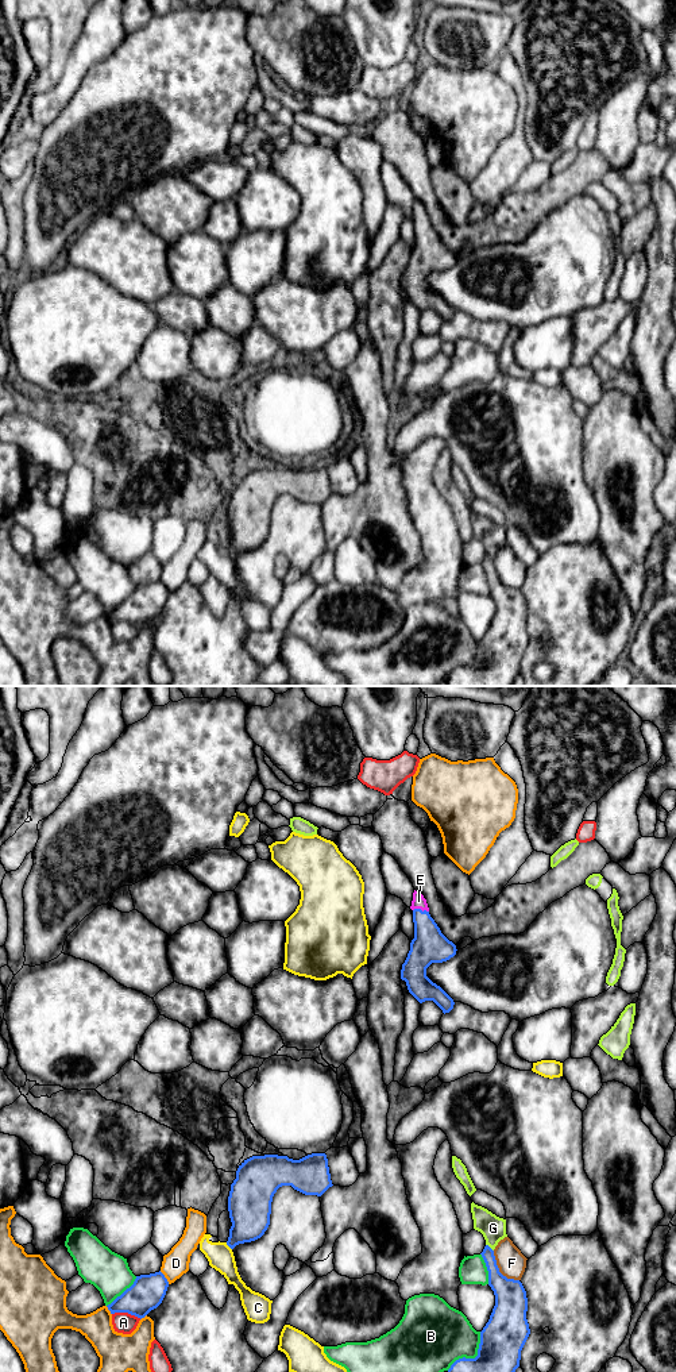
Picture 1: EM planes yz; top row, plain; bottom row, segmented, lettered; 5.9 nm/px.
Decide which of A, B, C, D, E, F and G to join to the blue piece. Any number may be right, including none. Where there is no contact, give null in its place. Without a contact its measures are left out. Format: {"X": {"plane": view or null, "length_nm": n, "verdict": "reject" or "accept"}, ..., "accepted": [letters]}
{"A": {"plane": "yz", "length_nm": 180, "verdict": "reject"}, "B": {"plane": "yz", "length_nm": 300, "verdict": "reject"}, "C": {"plane": "yz", "length_nm": 60, "verdict": "reject"}, "D": {"plane": "yz", "length_nm": 100, "verdict": "reject"}, "E": {"plane": "yz", "length_nm": 100, "verdict": "accept"}, "F": {"plane": "yz", "length_nm": 240, "verdict": "reject"}, "G": {"plane": "yz", "length_nm": 60, "verdict": "reject"}, "accepted": ["E"]}

